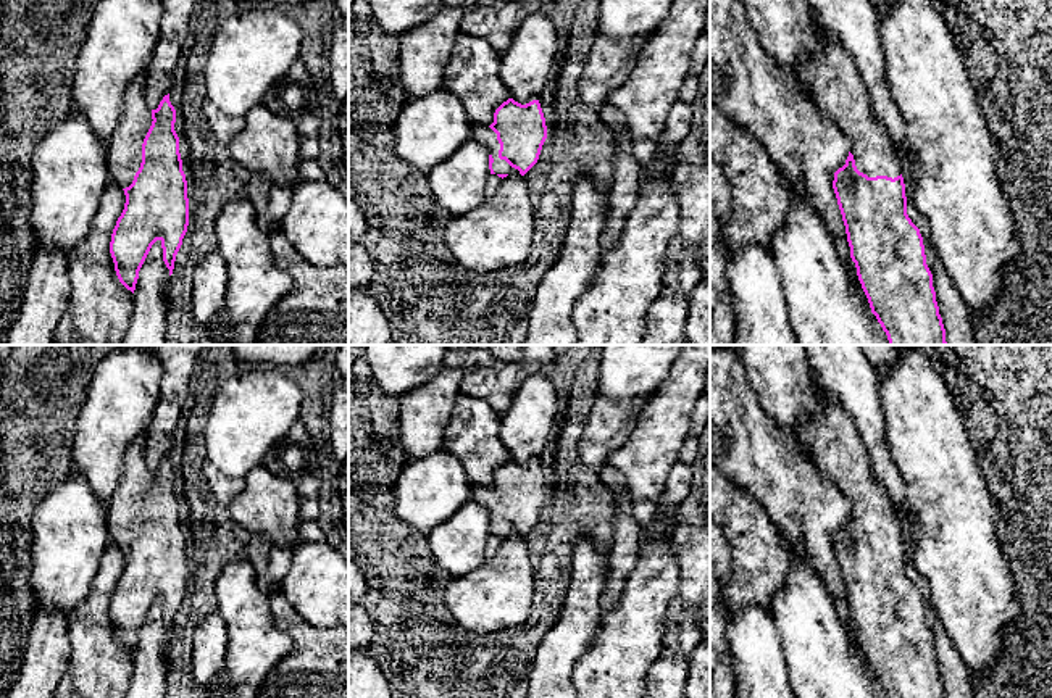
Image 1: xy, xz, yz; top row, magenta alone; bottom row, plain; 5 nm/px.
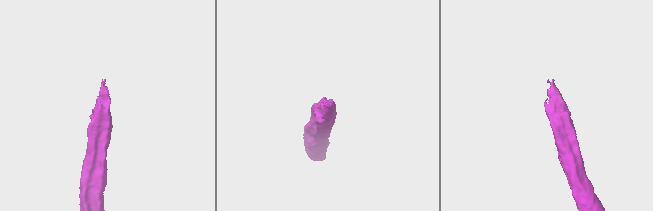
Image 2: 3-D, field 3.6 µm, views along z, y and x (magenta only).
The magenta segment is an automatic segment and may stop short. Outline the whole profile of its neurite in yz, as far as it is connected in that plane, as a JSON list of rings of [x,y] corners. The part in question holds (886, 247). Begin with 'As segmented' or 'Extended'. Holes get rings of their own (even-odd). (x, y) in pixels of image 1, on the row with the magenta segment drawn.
Extended. [[[815,23],[818,53],[805,79],[821,111],[850,140],[833,189],[850,258],[889,345],[947,345],[920,229],[907,214],[902,155],[873,118],[854,58]]]

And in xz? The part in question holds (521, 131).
Extended. [[[508,98],[494,113],[491,126],[473,126],[471,139],[489,150],[491,174],[524,176],[539,160],[547,139],[539,100],[526,105]]]

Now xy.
Extended. [[[137,76],[126,90],[123,118],[108,145],[111,182],[126,195],[110,253],[119,282],[132,293],[157,240],[161,242],[163,261],[173,274],[189,226],[187,181],[174,123],[176,110],[169,93],[157,110],[150,110],[145,76]]]

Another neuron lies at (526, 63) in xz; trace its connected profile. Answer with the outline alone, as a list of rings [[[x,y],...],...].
[[[549,15],[526,16],[502,55],[500,79],[510,98],[526,105],[537,100],[557,56],[558,35]]]

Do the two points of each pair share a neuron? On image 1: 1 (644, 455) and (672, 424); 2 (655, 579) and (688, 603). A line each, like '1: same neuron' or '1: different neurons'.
1: same neuron
2: different neurons

